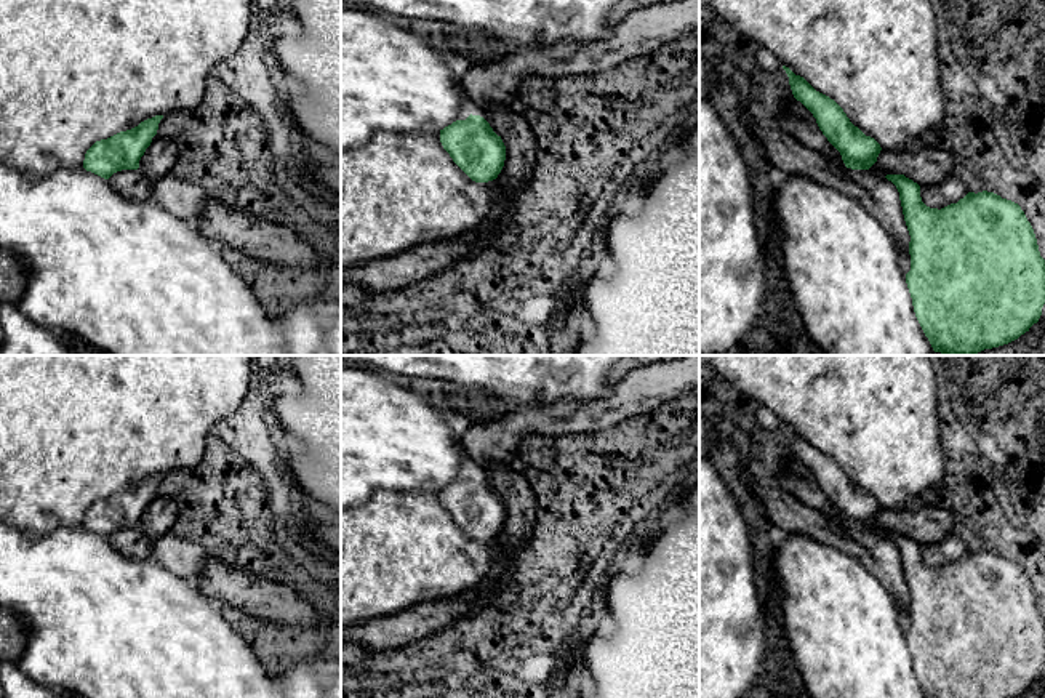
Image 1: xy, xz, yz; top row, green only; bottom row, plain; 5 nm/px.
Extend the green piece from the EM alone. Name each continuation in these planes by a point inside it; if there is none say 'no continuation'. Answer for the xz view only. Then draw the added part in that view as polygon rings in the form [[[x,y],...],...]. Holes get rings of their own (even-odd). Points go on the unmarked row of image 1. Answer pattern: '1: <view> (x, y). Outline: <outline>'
no continuation

